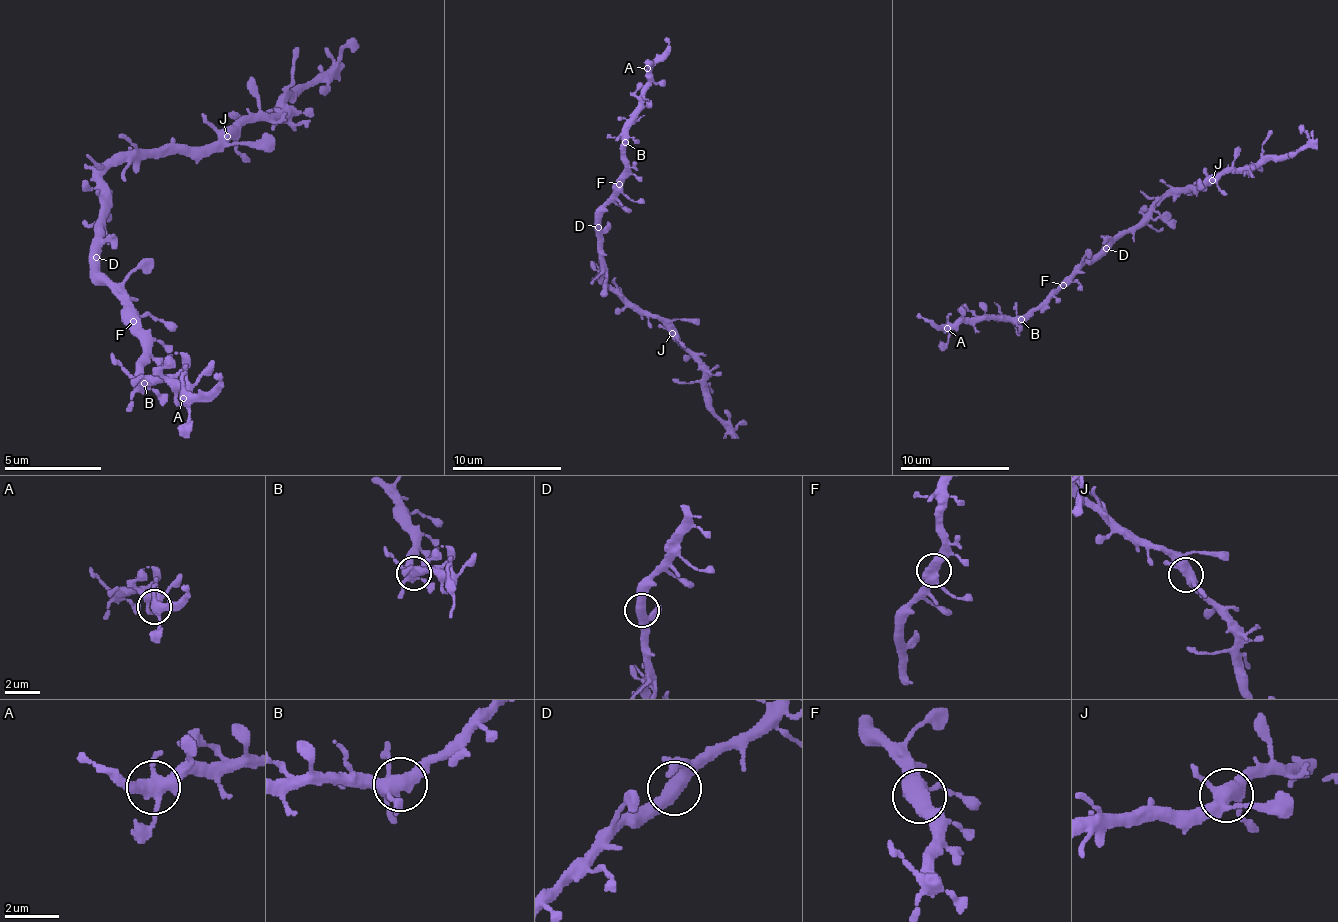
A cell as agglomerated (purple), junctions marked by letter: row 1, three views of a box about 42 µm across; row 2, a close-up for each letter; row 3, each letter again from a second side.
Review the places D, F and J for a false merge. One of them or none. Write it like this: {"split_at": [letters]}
{"split_at": []}

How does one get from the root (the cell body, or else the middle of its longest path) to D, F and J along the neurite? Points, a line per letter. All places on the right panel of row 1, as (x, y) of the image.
D: (1133, 227), (1125, 229), (1106, 248)
F: (1133, 227), (1125, 229), (1103, 251), (1089, 257), (1062, 284)
J: (1133, 227), (1163, 197), (1179, 191), (1198, 191), (1212, 180)

